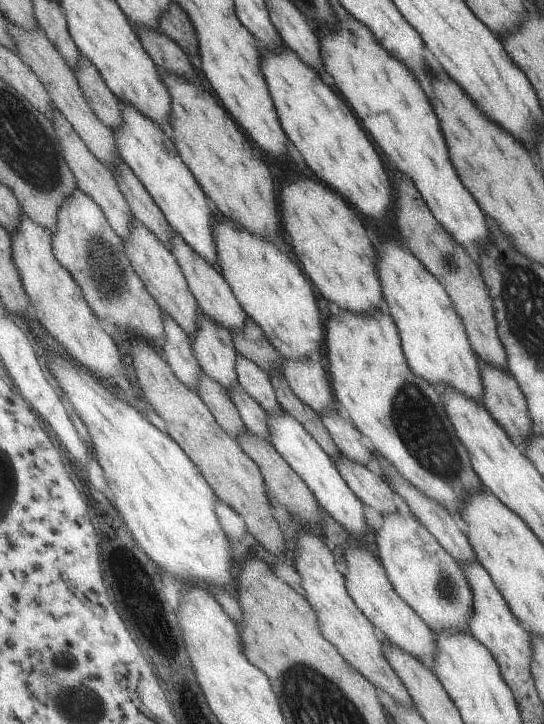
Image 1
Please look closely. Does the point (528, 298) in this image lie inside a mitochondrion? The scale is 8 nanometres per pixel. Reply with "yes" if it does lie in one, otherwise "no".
yes

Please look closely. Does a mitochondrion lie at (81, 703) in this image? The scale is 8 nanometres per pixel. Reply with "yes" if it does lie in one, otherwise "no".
yes

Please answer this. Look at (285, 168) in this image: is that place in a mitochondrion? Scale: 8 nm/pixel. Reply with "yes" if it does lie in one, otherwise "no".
no

